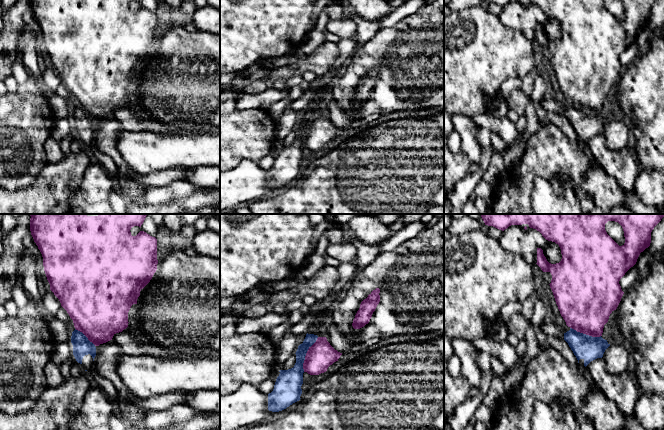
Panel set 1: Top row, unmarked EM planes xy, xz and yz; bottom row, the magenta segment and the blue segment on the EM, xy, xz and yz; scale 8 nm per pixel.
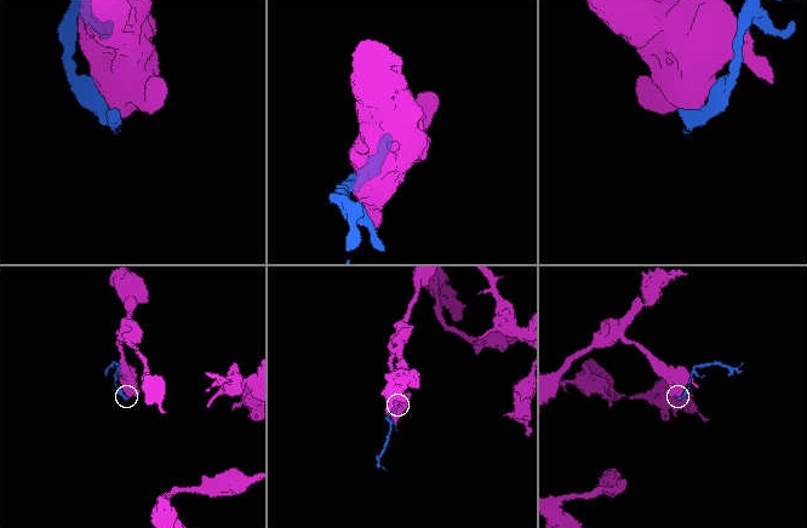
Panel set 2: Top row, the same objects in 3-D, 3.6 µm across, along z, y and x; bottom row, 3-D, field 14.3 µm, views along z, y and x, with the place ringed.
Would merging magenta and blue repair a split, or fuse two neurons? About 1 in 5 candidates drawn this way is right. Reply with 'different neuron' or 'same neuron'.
different neuron

